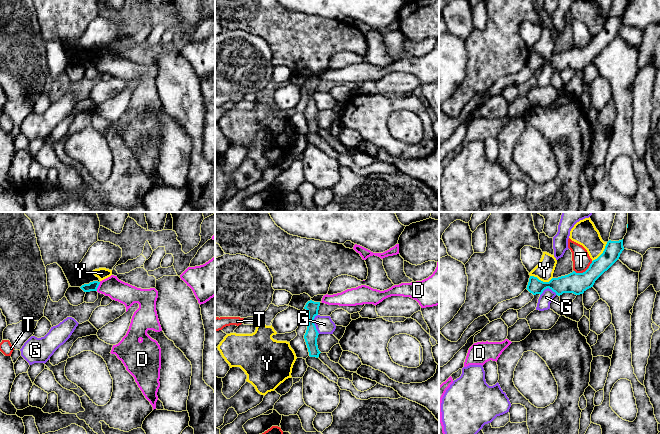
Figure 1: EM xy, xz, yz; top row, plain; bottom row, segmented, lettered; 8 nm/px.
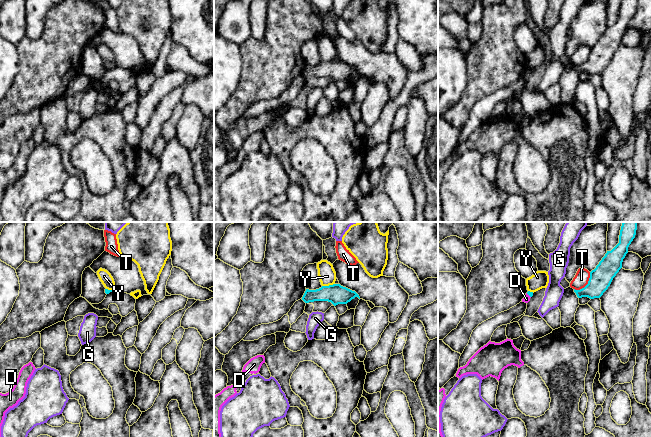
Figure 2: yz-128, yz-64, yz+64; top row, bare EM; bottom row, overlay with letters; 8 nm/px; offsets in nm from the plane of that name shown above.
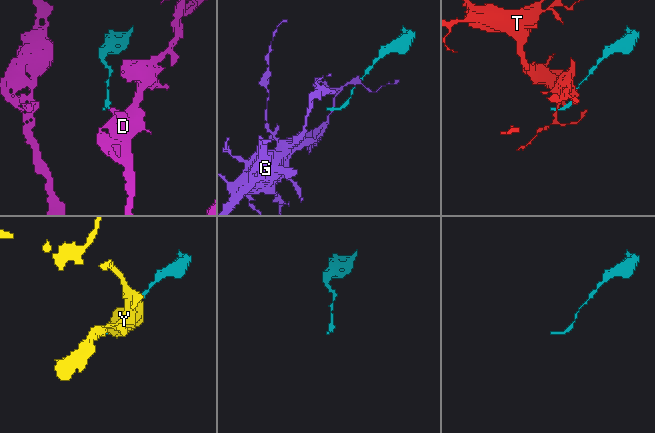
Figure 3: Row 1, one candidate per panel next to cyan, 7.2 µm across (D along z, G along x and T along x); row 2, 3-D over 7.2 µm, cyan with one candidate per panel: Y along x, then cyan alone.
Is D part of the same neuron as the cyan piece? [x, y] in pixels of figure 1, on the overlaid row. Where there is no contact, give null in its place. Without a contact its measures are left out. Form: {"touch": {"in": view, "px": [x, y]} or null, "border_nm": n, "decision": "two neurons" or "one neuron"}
{"touch": {"in": "xy", "px": [98, 285]}, "border_nm": 80, "decision": "two neurons"}

